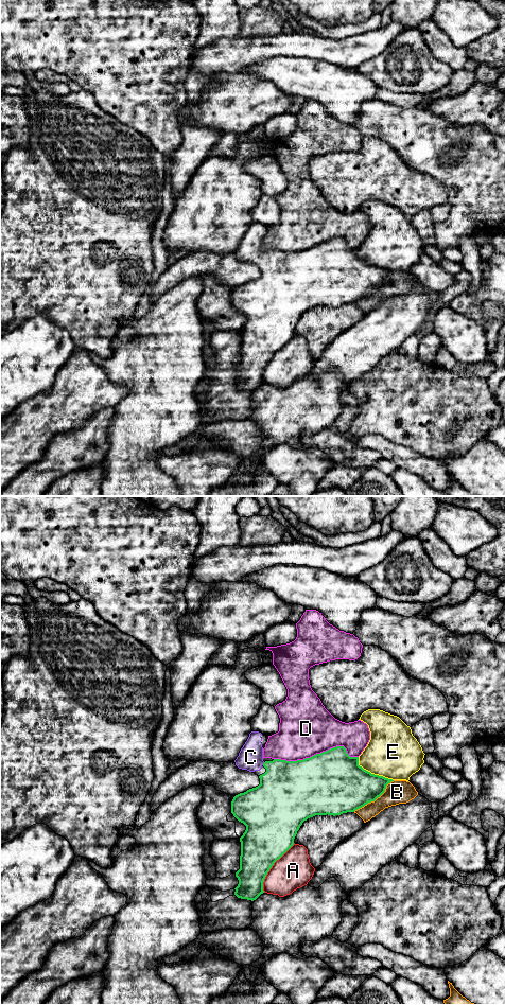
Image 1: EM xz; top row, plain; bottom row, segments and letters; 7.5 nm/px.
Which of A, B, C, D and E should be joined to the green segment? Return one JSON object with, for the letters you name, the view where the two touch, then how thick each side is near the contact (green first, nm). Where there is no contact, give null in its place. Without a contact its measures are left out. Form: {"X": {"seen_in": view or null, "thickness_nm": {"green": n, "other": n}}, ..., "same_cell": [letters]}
{"C": {"seen_in": "xz", "thickness_nm": {"green": 400, "other": 190}}, "same_cell": ["C"]}

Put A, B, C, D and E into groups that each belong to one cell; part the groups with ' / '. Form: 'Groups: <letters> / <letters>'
Groups: A / B / C / D / E

